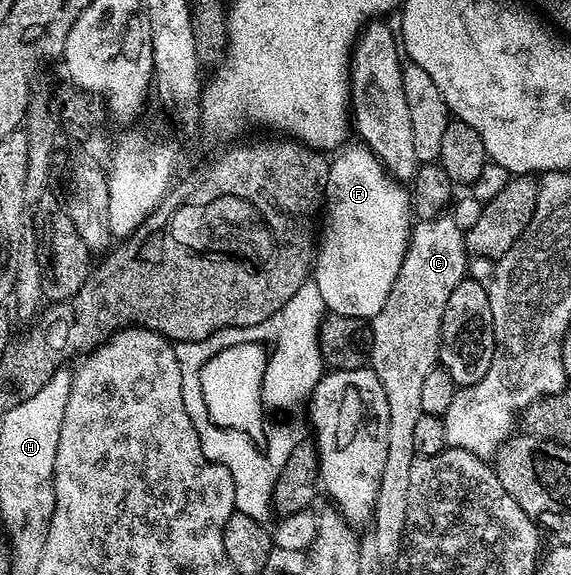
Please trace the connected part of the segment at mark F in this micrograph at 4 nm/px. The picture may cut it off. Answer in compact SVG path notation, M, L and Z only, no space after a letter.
M364 144L344 147L331 160L329 181L326 183L325 217L319 249L313 268L313 280L321 292L324 307L330 313L344 314L370 320L381 312L392 290L393 282L400 274L404 256L408 250L413 227L413 200L410 191L396 180Z

